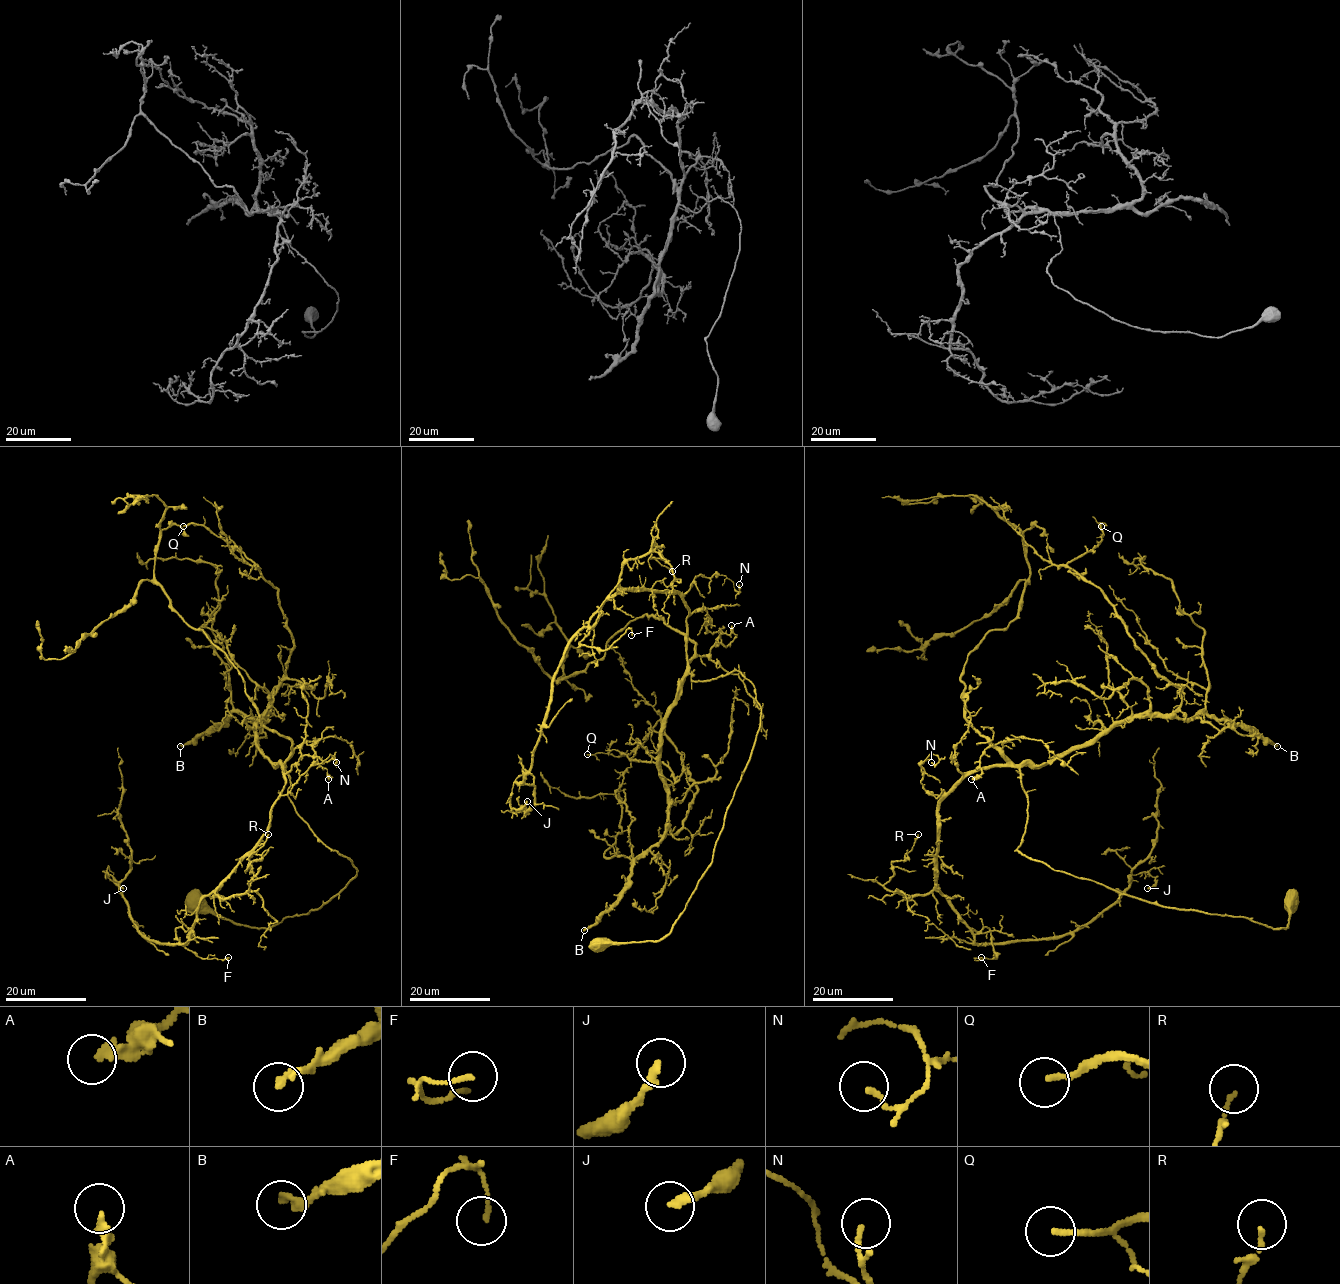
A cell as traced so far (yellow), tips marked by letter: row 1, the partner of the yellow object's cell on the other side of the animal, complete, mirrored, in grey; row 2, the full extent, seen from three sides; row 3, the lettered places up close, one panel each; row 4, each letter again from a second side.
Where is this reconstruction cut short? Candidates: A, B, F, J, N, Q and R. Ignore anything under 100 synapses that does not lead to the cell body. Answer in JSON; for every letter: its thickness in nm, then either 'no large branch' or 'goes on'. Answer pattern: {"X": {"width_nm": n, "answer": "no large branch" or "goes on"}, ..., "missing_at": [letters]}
{"A": {"width_nm": 300, "answer": "no large branch"}, "B": {"width_nm": 200, "answer": "goes on"}, "F": {"width_nm": 120, "answer": "no large branch"}, "J": {"width_nm": 240, "answer": "no large branch"}, "N": {"width_nm": 140, "answer": "no large branch"}, "Q": {"width_nm": 170, "answer": "no large branch"}, "R": {"width_nm": 130, "answer": "no large branch"}, "missing_at": ["B"]}

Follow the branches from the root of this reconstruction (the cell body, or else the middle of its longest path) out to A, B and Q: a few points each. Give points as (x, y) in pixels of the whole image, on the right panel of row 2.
A: (1291, 902), (1287, 927), (1271, 928), (1053, 870), (1017, 850), (1028, 799), (1002, 743), (971, 779)
B: (1291, 902), (1287, 927), (1271, 928), (1017, 850), (1020, 768), (1134, 716), (1205, 711), (1277, 746)
Q: (1291, 902), (1287, 927), (1271, 928), (1017, 850), (1021, 767), (1181, 702), (1066, 565), (1101, 526)

